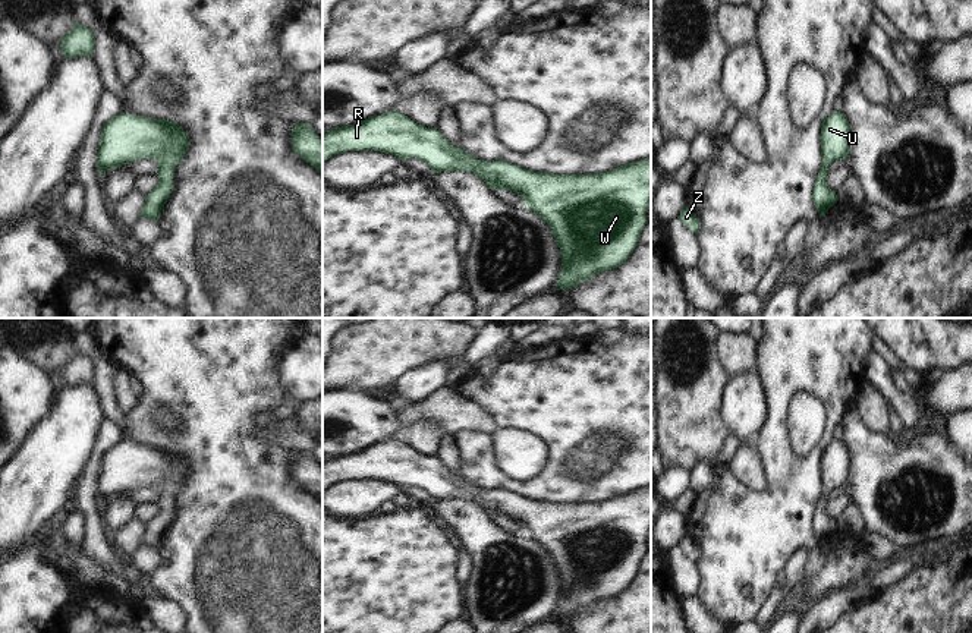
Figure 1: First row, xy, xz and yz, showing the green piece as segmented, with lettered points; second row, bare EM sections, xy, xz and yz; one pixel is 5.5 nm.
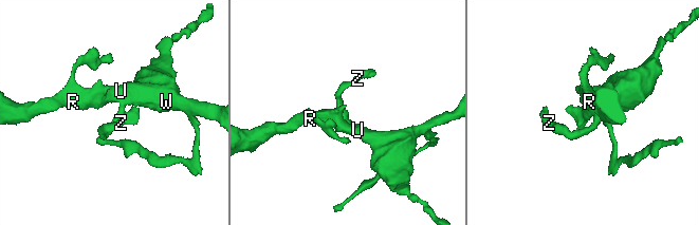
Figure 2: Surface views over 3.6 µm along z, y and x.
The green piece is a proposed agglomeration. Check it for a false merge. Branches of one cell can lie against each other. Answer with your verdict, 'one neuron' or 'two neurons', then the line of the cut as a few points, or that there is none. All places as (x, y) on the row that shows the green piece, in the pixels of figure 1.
one neuron; cut none

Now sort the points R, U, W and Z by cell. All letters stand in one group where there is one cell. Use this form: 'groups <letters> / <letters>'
groups R U W Z

